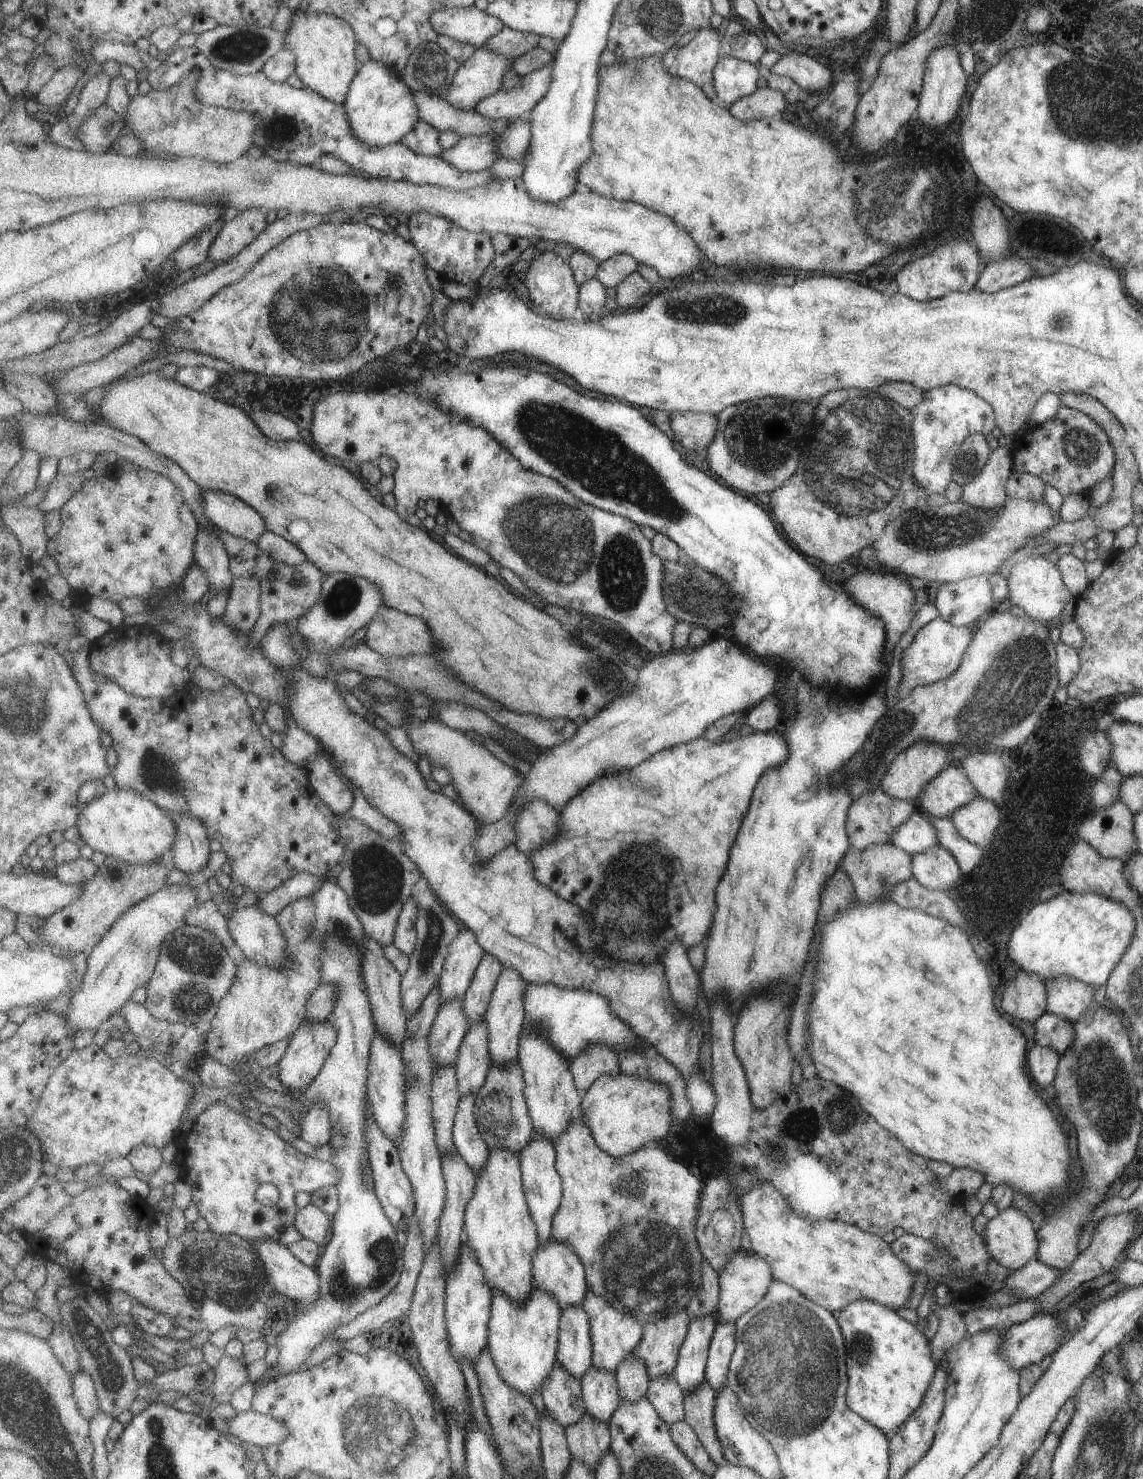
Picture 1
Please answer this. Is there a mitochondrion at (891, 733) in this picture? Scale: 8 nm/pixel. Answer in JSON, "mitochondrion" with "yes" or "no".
{"mitochondrion":"yes"}

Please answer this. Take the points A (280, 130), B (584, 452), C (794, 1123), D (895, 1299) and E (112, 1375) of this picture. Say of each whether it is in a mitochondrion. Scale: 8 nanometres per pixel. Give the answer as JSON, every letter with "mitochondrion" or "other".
{"A":"mitochondrion","B":"mitochondrion","C":"mitochondrion","D":"other","E":"mitochondrion"}

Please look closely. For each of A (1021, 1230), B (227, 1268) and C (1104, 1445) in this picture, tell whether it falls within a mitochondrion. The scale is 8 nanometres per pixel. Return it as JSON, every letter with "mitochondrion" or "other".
{"A":"other","B":"mitochondrion","C":"mitochondrion"}

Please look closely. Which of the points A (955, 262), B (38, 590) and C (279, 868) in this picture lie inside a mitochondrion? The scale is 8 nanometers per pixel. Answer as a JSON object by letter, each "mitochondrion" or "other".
{"A":"mitochondrion","B":"other","C":"other"}

